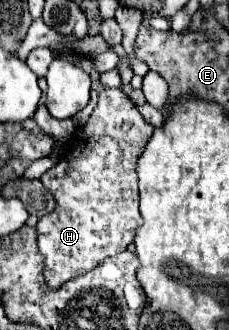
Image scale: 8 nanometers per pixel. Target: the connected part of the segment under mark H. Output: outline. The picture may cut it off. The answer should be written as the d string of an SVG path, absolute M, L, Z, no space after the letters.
M103 90L99 94L99 104L89 116L85 128L81 128L75 136L71 152L41 176L41 182L47 190L53 192L57 200L55 212L39 218L35 226L39 236L39 250L45 256L45 280L51 288L59 288L67 280L93 270L107 256L127 250L127 246L133 242L137 228L143 224L139 214L137 160L145 150L151 134L153 126L149 126L149 122L139 114L123 90Z

